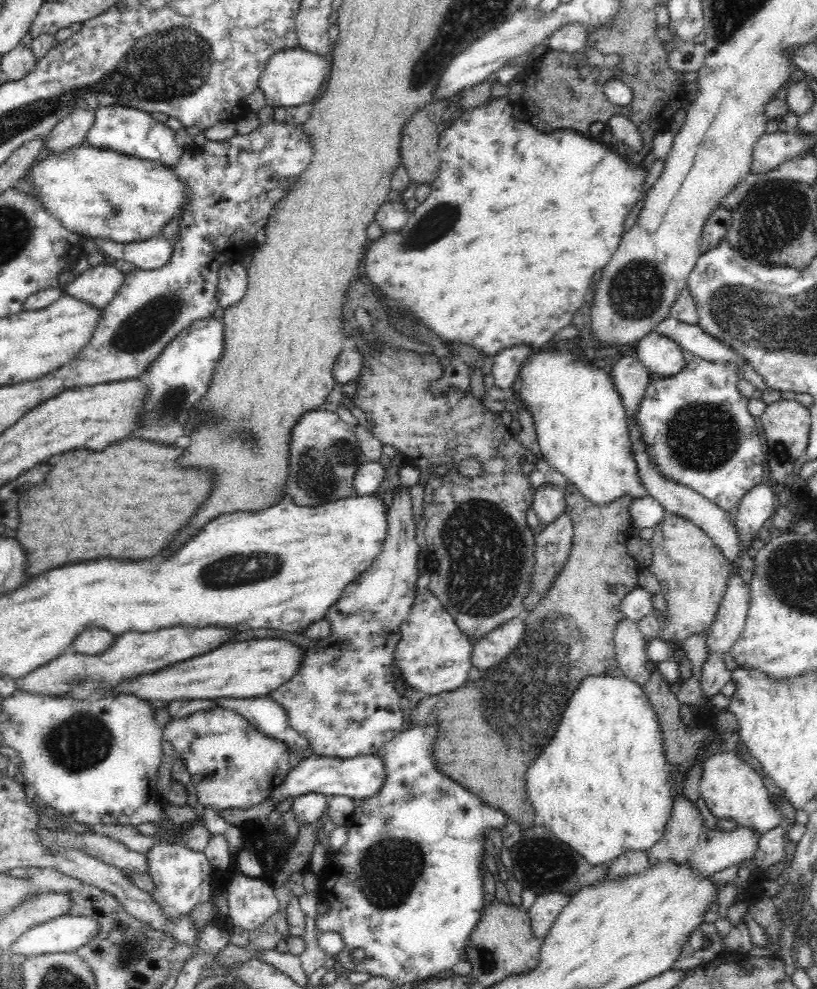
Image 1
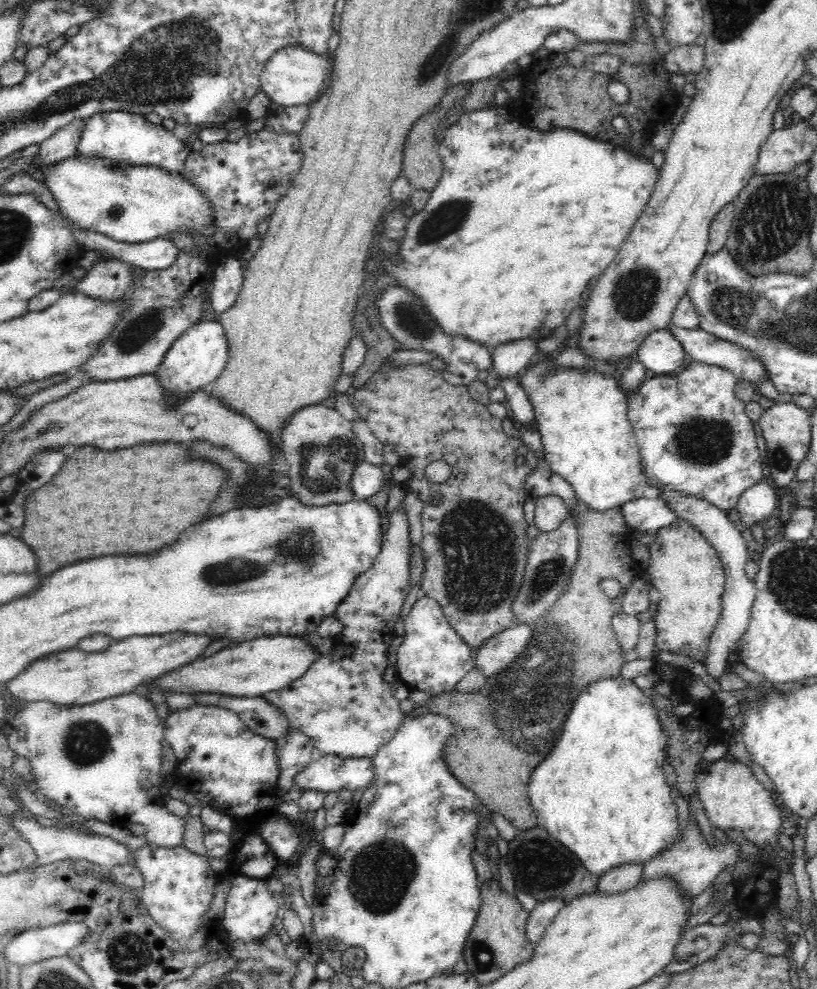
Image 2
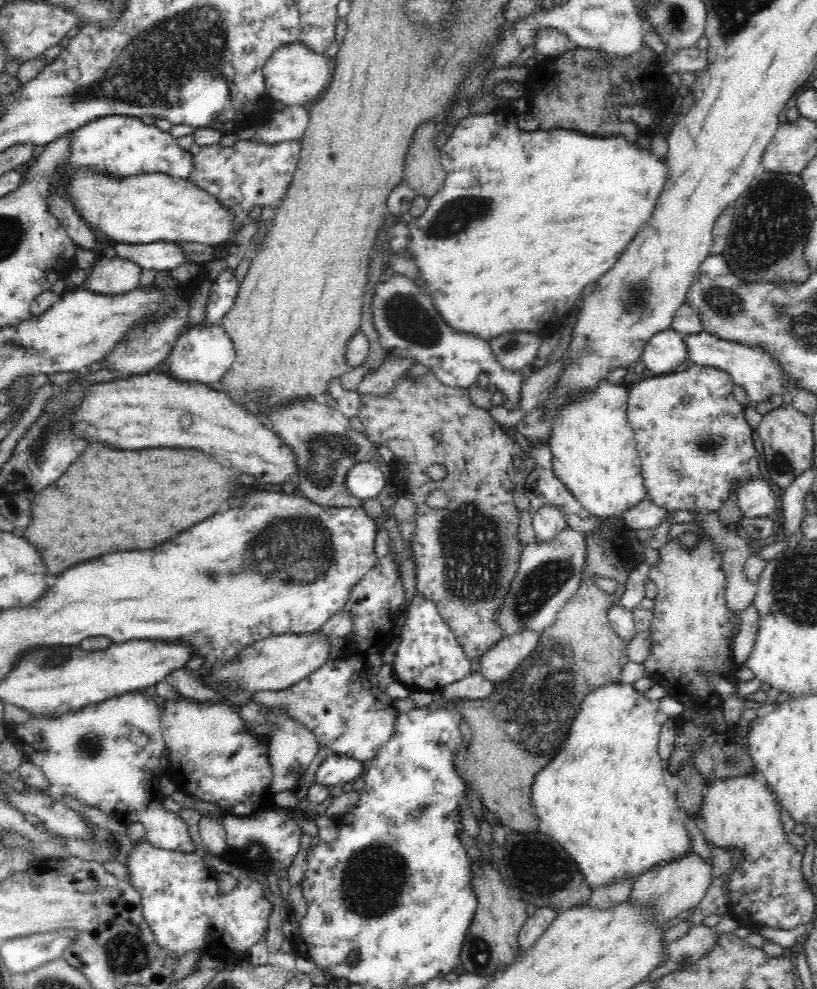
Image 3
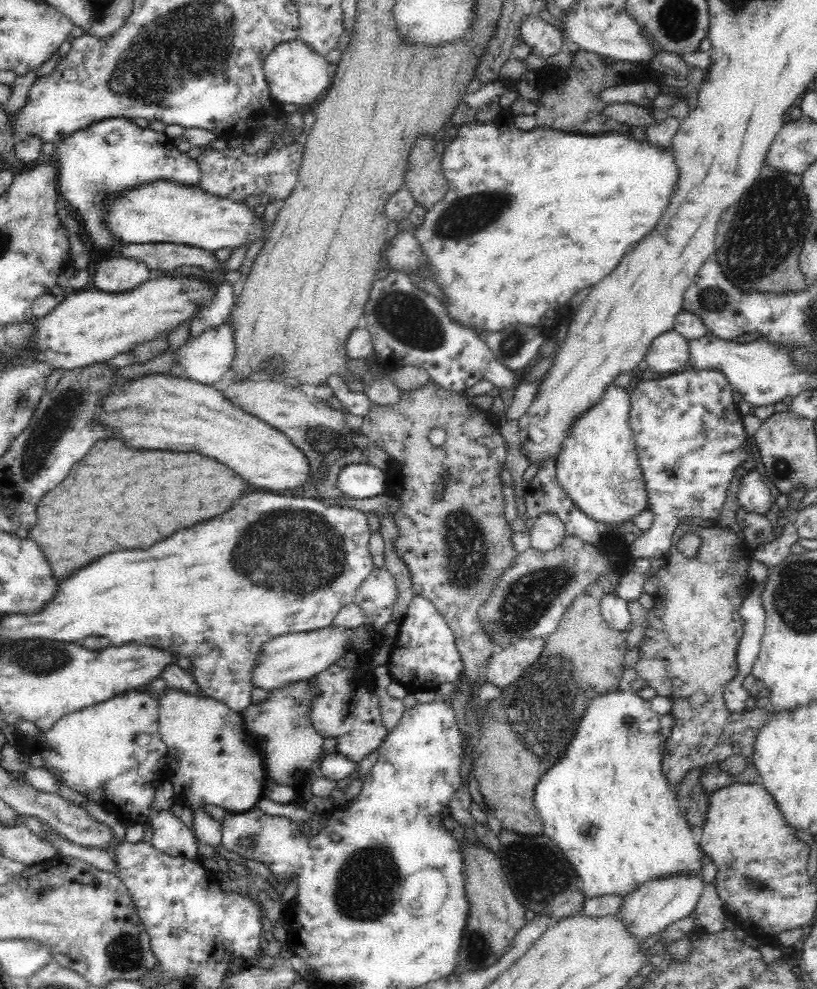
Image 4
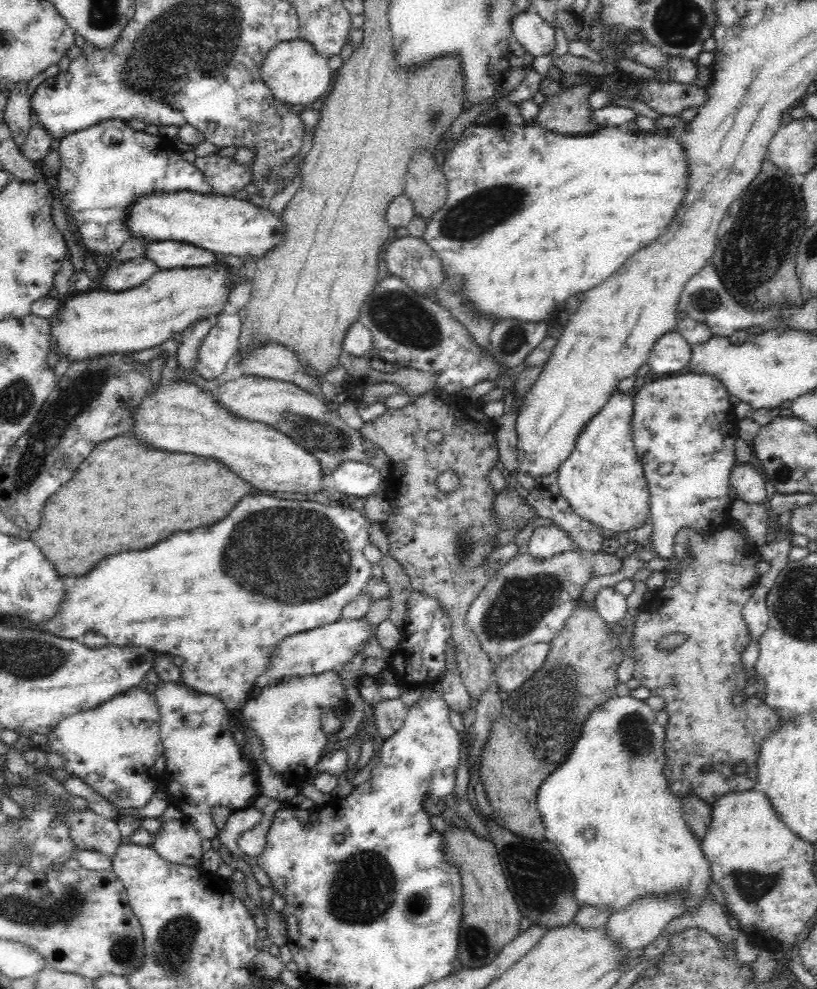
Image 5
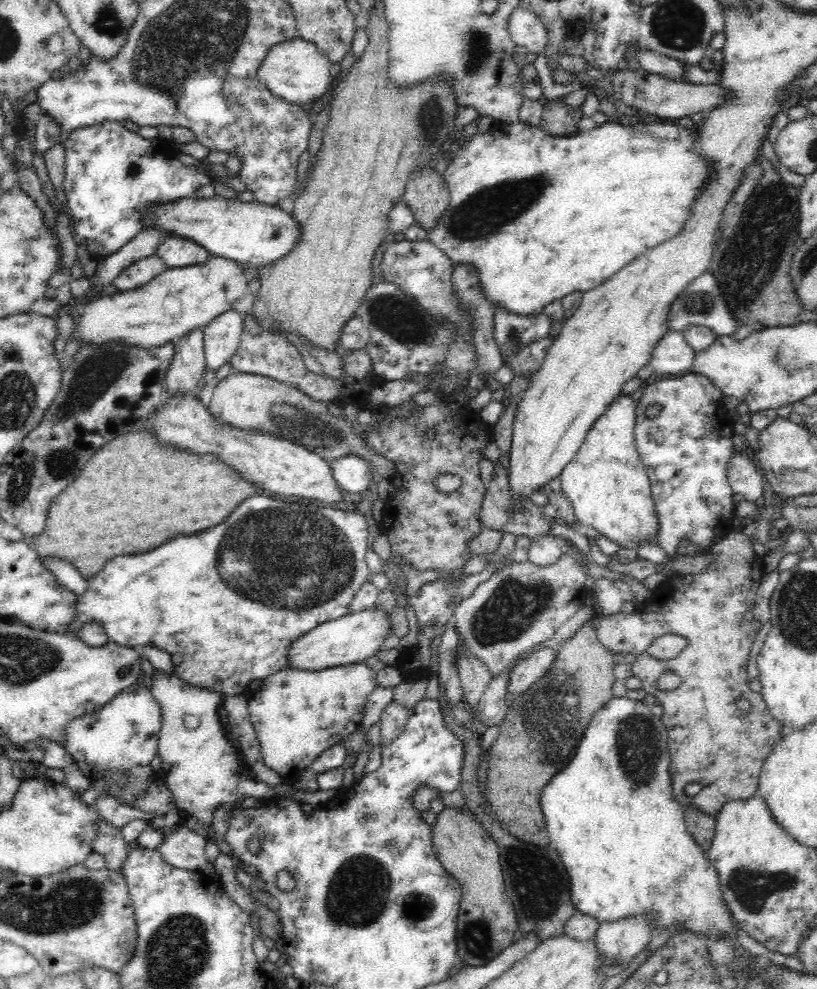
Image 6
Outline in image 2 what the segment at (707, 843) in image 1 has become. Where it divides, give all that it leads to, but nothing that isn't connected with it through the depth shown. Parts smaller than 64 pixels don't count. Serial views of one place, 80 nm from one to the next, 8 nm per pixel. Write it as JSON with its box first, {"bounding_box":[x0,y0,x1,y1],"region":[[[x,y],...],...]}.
{"bounding_box":[640,818,740,902],"region":[[[693,818],[687,823],[680,820],[681,835],[679,839],[668,849],[662,851],[660,855],[653,856],[648,863],[644,863],[642,872],[640,872],[640,885],[652,879],[672,879],[676,883],[676,889],[690,899],[690,902],[700,896],[704,891],[710,888],[714,878],[719,872],[722,872],[726,866],[732,866],[740,854],[740,848],[734,843],[721,844],[711,848],[704,841],[704,836],[700,833],[698,826]]]}

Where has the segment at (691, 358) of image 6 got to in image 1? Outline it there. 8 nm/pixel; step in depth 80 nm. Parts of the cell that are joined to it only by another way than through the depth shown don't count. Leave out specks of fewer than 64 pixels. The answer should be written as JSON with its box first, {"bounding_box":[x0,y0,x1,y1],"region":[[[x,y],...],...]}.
{"bounding_box":[636,330,686,377],"region":[[[655,330],[639,340],[636,348],[637,358],[654,377],[678,374],[686,366],[680,345]]]}

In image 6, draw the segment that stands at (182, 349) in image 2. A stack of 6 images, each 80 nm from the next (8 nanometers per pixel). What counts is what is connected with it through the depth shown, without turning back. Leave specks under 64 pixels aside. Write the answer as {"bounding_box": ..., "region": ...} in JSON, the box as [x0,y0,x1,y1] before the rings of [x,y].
{"bounding_box":[202,310,243,372],"region":[[[230,310],[211,320],[210,324],[207,324],[202,332],[203,351],[207,362],[205,369],[212,368],[212,370],[217,370],[218,372],[218,369],[224,362],[230,362],[232,355],[238,348],[242,332],[243,315],[235,310]]]}

